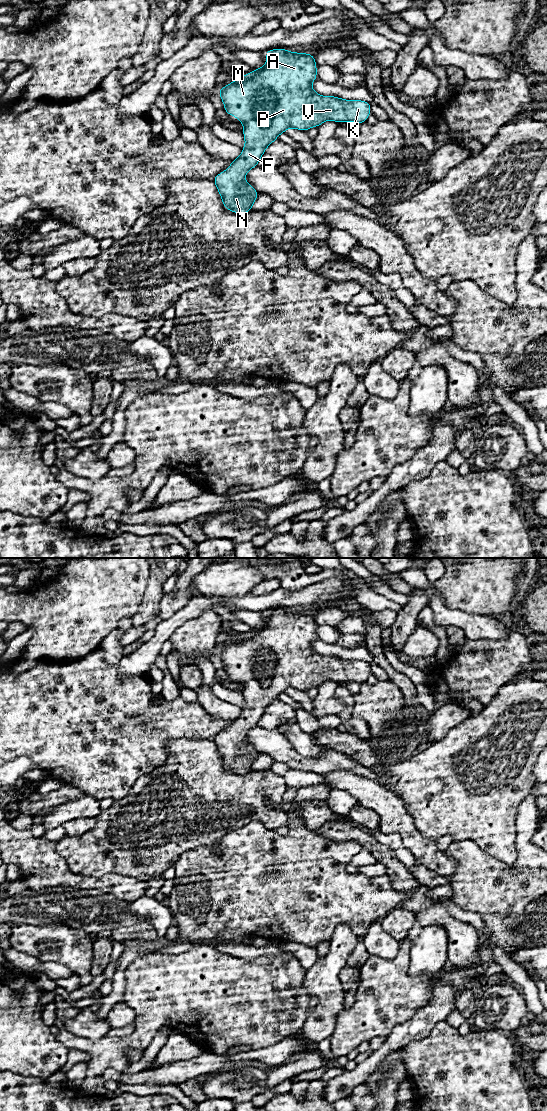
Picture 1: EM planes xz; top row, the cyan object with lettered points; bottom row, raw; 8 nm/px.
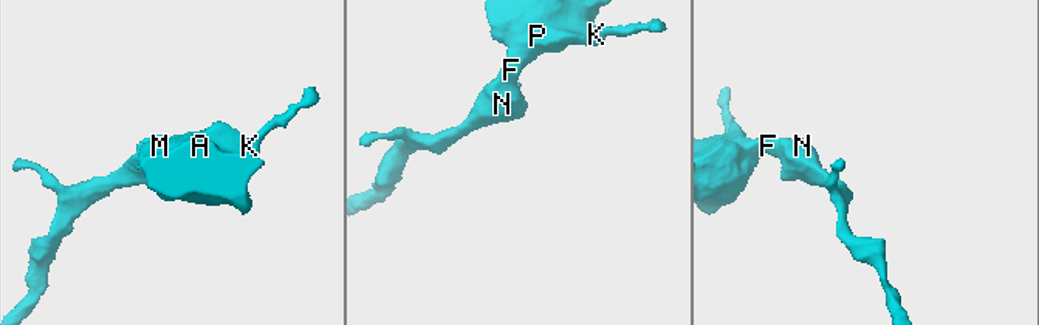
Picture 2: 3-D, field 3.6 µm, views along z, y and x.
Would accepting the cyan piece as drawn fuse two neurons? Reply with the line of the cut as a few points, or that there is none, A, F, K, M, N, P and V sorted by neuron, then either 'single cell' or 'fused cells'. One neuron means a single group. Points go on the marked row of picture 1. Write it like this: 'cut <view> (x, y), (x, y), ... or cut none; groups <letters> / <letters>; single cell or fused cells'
cut none; groups A F K M N P V; single cell

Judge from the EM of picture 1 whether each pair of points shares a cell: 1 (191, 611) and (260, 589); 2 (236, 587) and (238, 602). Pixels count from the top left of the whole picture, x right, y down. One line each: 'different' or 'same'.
1: different
2: different

